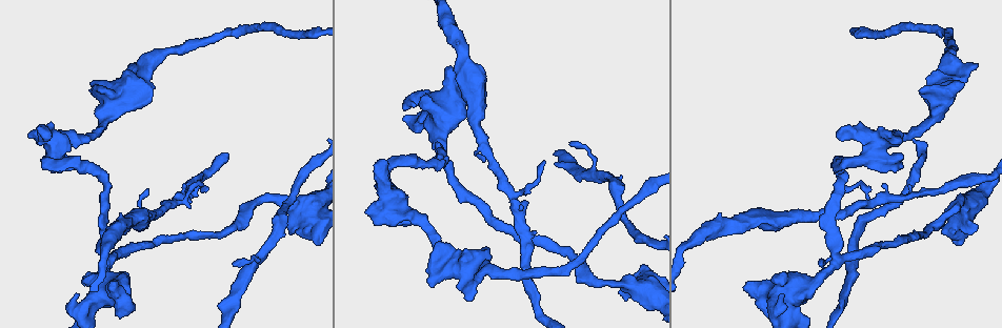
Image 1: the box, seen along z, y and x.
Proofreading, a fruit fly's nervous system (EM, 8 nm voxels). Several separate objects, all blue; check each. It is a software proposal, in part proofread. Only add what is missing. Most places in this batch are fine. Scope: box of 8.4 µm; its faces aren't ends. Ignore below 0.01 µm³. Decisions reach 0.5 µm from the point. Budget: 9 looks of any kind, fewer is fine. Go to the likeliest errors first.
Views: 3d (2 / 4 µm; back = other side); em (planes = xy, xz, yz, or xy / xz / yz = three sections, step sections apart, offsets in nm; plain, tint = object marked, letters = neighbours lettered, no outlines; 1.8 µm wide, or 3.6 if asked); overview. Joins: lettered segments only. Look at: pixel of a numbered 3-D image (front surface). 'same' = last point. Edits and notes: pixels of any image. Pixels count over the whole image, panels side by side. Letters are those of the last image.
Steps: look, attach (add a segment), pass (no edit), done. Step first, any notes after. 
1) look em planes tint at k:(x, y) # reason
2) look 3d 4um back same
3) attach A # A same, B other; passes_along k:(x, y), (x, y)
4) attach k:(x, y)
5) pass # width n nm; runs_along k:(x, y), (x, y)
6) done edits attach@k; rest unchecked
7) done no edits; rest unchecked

look 3d 2um at 1:(233, 264) # an open end

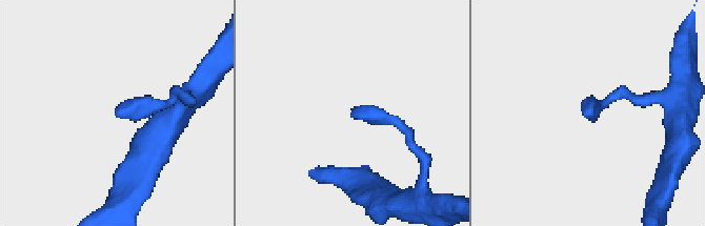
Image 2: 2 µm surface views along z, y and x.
look em planes letters at 2:(350, 114) # shape alone is not enough

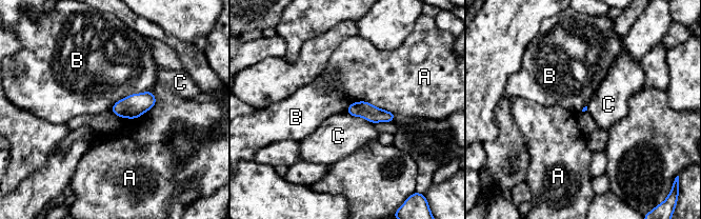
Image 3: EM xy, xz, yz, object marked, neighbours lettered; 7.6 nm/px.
pass # longest_contact B 340 nm; A other, B other, C other; border 3:(151, 91), (120, 98), (111, 110); no lettered segment goes on from it

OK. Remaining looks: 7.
look em 3.6um planes letters at 1:(485, 160)

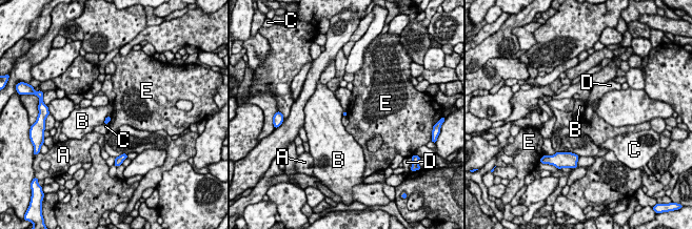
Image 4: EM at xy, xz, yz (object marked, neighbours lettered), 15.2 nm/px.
pass # A other, B other, C other, D other, E other; border 4:(111, 117), (107, 123); none of them fits

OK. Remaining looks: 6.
look 3d 2um at 1:(897, 167) # branch stops here

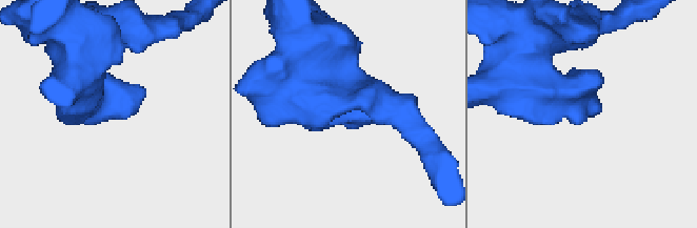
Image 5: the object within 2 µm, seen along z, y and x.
look em xy step 16 tint at 5:(137, 105)

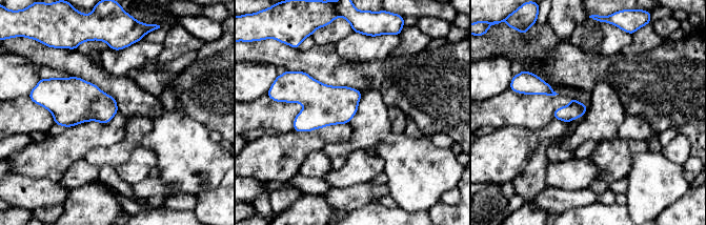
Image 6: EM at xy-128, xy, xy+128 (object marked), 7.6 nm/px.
look em planes letters same # cut it another way

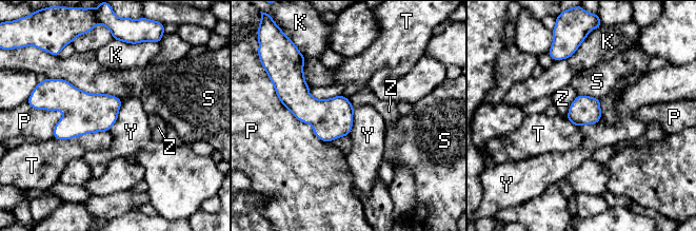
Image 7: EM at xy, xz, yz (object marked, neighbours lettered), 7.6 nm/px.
pass # K other, P other, S other, T other, Y other, Z other; border 7:(122, 100), (118, 117), (108, 130); no lettered segment goes on from it

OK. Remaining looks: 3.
look 3d 2um at 1:(304, 232) # thick end

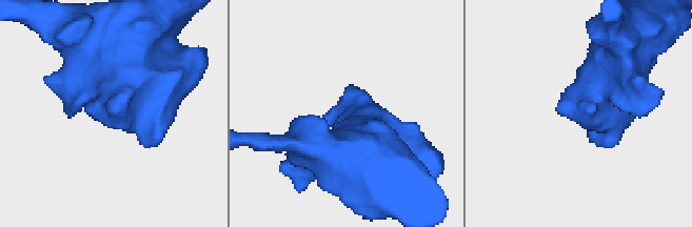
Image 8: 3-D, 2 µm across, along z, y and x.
look em planes plain at 8:(349, 86) # now the EM

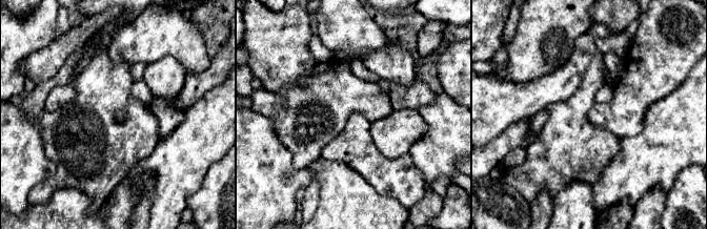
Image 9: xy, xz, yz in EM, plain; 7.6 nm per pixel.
look em planes letters same

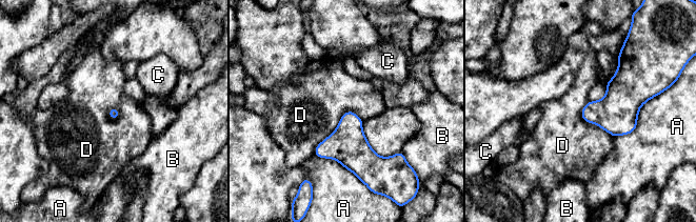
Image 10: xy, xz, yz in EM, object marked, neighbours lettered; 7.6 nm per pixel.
pass # A other, B other, C other, D other; border 10:(362, 120), (345, 112), (314, 155); none of them fits

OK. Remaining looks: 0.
done no edits; rest unchecked

